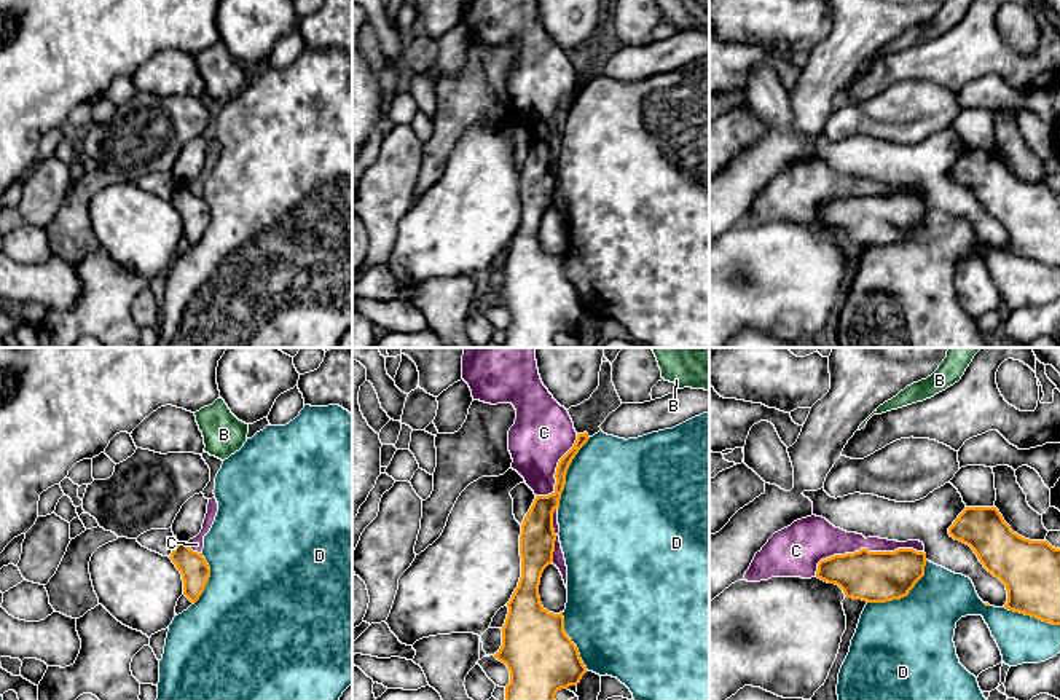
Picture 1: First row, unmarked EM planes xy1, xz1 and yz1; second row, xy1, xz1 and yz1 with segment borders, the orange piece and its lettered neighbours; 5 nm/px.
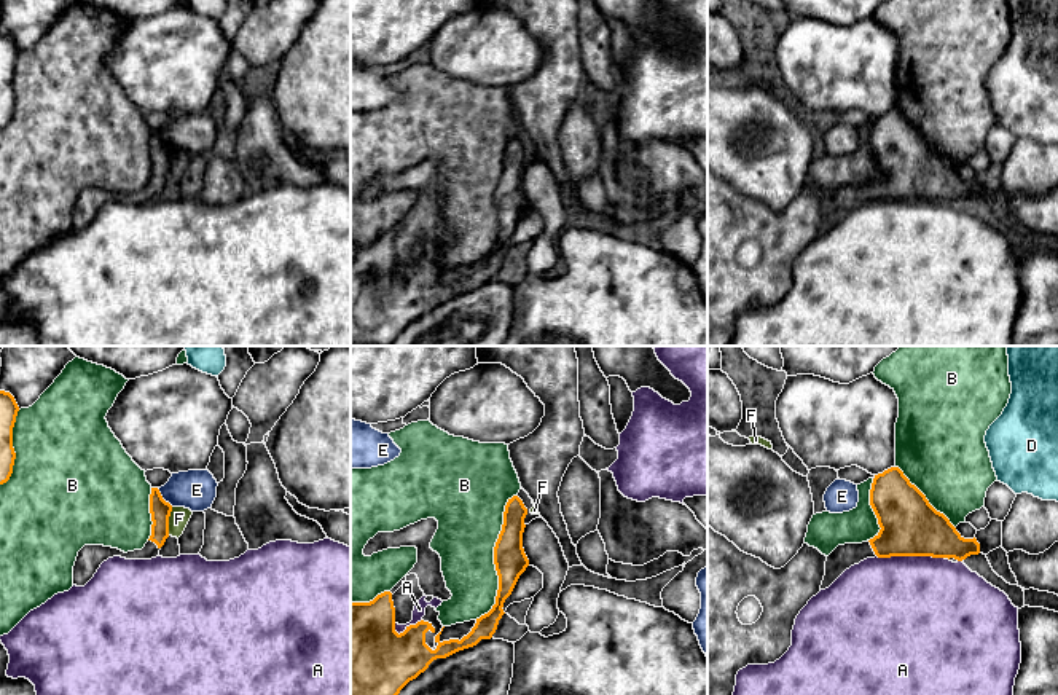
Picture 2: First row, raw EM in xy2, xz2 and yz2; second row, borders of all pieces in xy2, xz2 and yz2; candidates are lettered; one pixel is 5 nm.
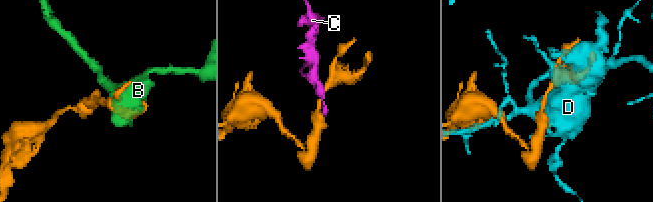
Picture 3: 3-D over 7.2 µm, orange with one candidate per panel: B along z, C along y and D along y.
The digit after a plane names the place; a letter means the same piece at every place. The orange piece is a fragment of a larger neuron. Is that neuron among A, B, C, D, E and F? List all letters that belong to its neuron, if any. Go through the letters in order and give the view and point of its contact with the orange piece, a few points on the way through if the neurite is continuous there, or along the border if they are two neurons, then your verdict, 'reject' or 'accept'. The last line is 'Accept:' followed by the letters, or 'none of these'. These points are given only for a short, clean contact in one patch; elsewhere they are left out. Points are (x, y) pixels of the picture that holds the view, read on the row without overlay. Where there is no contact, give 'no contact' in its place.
A: meets orange in yz2 at (910, 198); reject
B: meets orange in xz2 at (494, 201); reject
C: meets orange in yz1 at (864, 192); reject
D: meets orange in yz1 at (904, 238); reject
E: meets orange in xy2 at (161, 141); border along xy2 (156, 131), (172, 149); reject
F: meets orange in xy2 at (168, 164); border along xy2 (172, 150), (168, 177); reject
Accept: none of these

